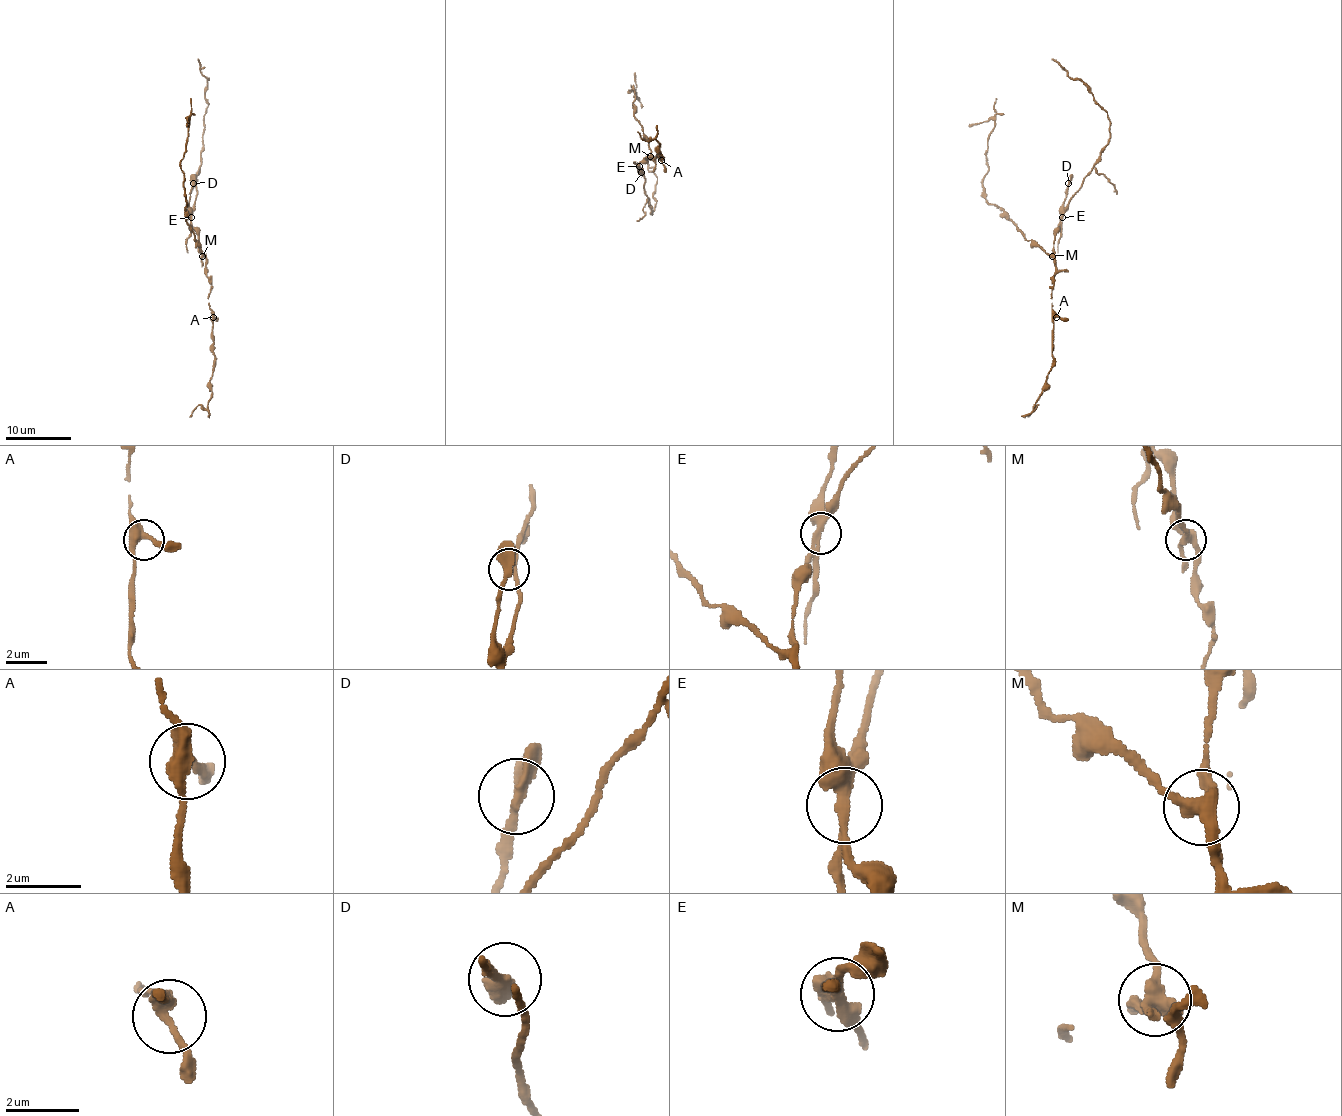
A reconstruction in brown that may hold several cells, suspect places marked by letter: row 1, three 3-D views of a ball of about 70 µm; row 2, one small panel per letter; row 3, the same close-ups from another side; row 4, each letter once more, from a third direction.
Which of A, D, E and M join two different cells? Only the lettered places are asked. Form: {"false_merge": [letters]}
{"false_merge": ["E", "M"]}

